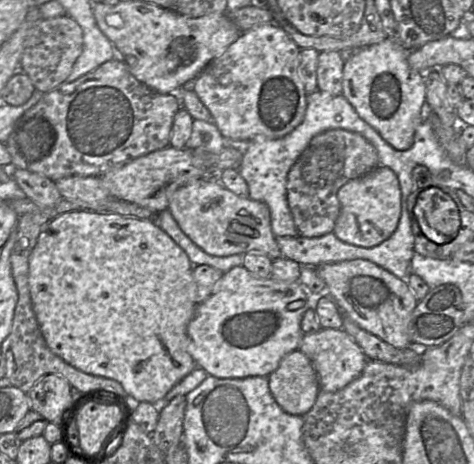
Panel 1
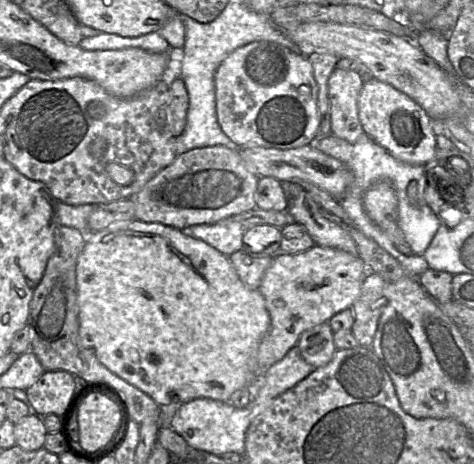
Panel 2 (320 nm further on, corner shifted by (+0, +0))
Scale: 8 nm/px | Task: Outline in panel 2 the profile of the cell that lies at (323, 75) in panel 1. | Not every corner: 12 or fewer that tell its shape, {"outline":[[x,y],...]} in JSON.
{"outline":[[335,68],[328,79],[331,132],[356,142],[364,80]]}

